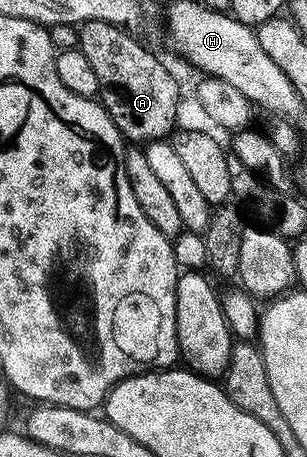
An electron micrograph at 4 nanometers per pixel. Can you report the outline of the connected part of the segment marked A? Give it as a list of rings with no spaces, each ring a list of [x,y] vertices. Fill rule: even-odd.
[[[94,19],[82,24],[78,28],[78,49],[85,53],[86,59],[91,63],[97,73],[99,86],[98,98],[109,113],[113,125],[121,133],[125,133],[132,144],[146,145],[156,141],[163,141],[176,130],[175,114],[179,111],[179,83],[171,76],[171,71],[146,47],[134,39],[130,30],[113,25],[109,21]]]

